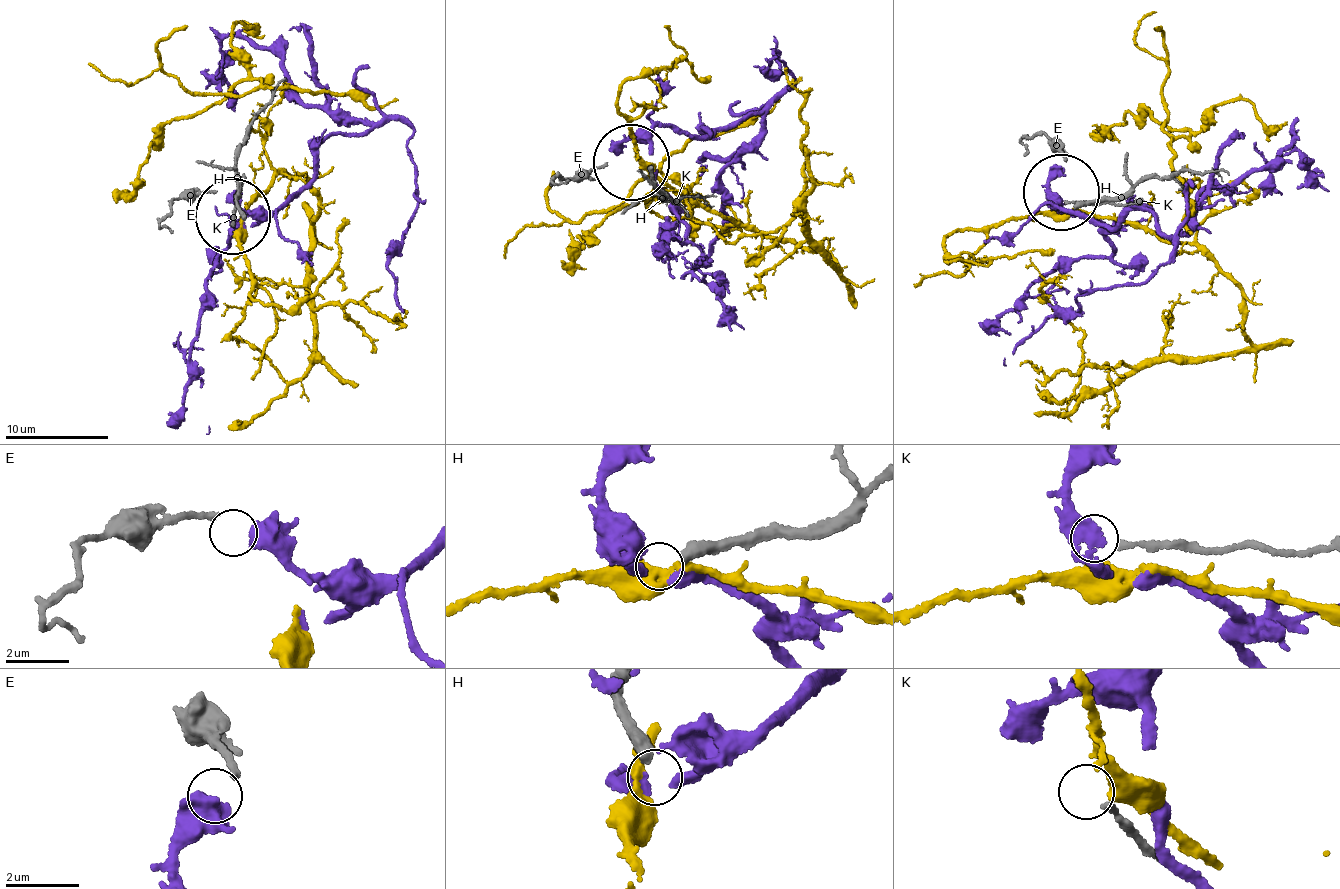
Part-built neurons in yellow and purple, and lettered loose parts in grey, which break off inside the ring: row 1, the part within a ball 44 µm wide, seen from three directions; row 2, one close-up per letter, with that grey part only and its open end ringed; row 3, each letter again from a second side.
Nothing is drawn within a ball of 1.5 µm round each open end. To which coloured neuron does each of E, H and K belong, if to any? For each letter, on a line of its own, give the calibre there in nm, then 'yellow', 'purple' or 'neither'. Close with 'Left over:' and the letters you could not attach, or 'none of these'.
E: 180 nm thick; purple
H: 400 nm thick; neither
K: 160 nm thick; neither
Left over: H, K

